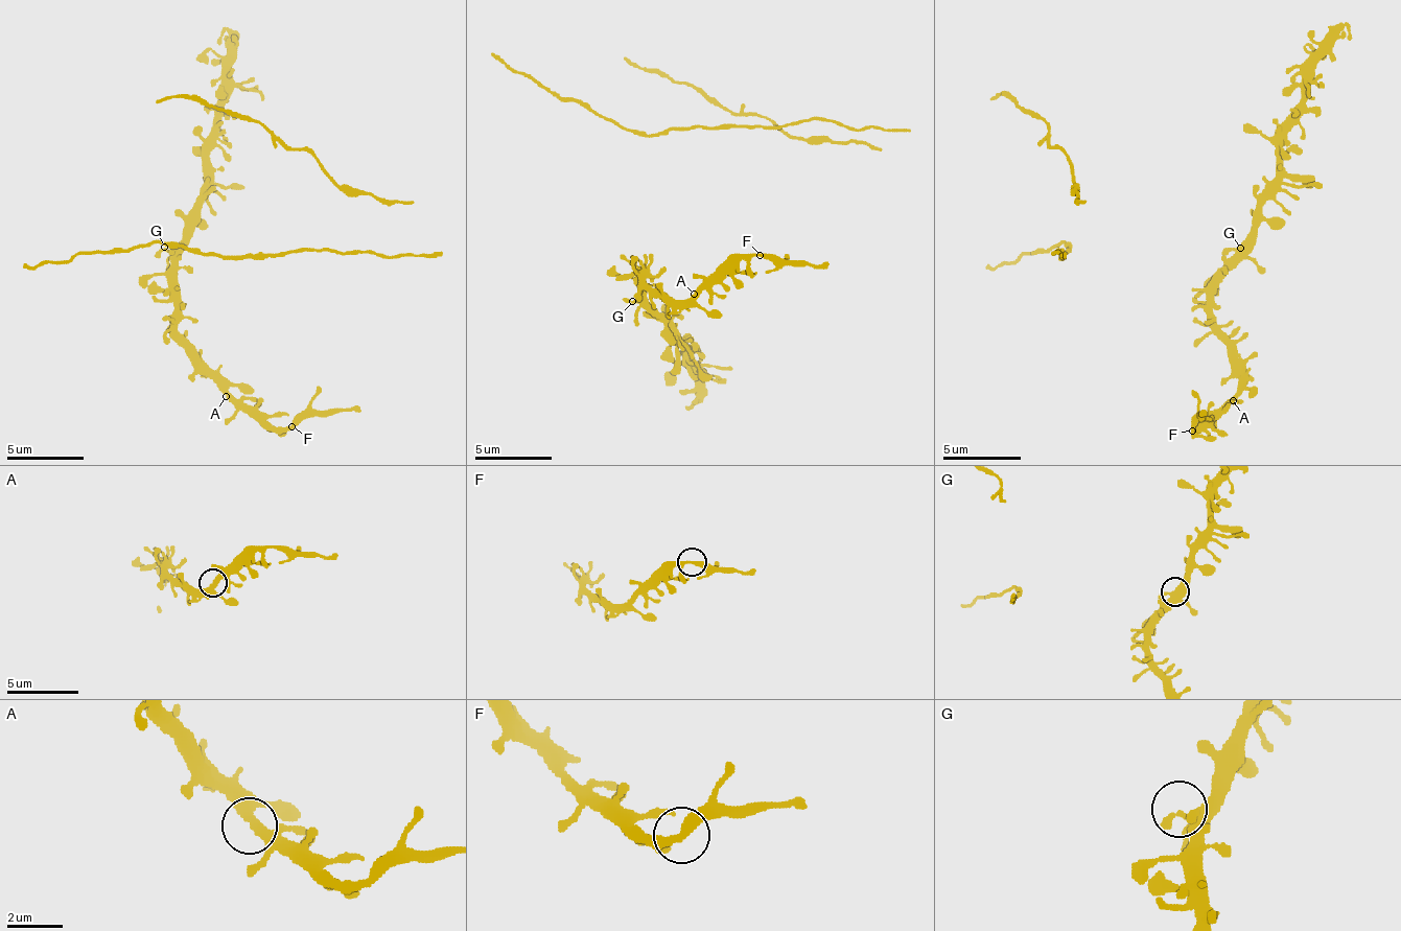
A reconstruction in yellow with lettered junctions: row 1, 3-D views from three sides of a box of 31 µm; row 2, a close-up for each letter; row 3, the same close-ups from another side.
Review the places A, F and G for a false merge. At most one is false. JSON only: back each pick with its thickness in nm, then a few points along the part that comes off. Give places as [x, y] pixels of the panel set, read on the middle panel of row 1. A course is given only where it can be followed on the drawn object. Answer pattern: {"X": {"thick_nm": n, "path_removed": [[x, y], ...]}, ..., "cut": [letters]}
{"cut": []}

